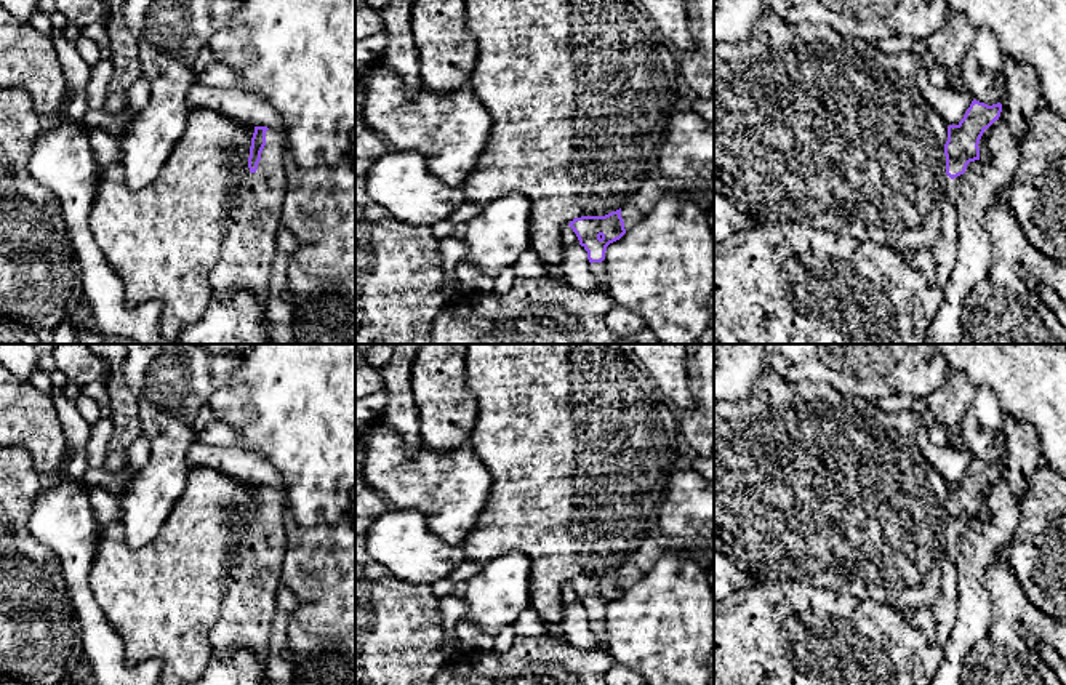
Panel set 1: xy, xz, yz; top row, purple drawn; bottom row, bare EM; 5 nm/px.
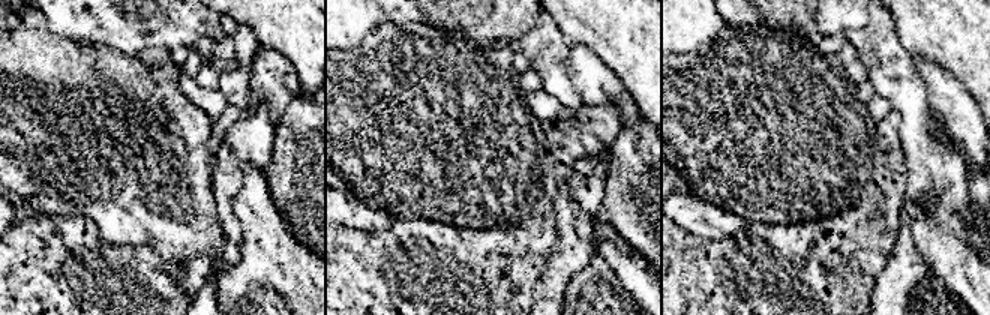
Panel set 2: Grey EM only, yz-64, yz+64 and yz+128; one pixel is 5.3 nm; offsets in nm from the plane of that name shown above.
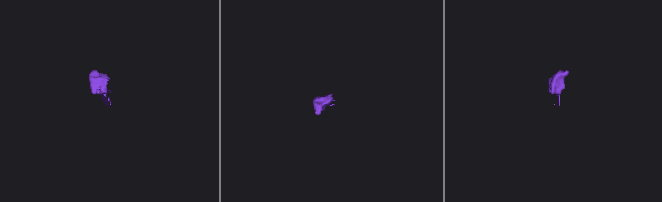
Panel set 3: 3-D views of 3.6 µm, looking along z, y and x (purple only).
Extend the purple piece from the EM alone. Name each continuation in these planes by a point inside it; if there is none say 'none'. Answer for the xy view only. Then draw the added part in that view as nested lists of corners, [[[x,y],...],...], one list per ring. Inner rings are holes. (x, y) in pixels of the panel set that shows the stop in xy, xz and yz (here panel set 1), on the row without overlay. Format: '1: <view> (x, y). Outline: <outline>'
1: xy (256, 572). Outline: [[[269,487],[258,528],[248,533],[229,563],[229,581],[221,616],[210,632],[214,658],[229,661],[237,648],[243,648],[253,651],[262,671],[266,671],[272,619],[277,611],[277,592],[283,586],[285,552],[285,496],[277,488]]]

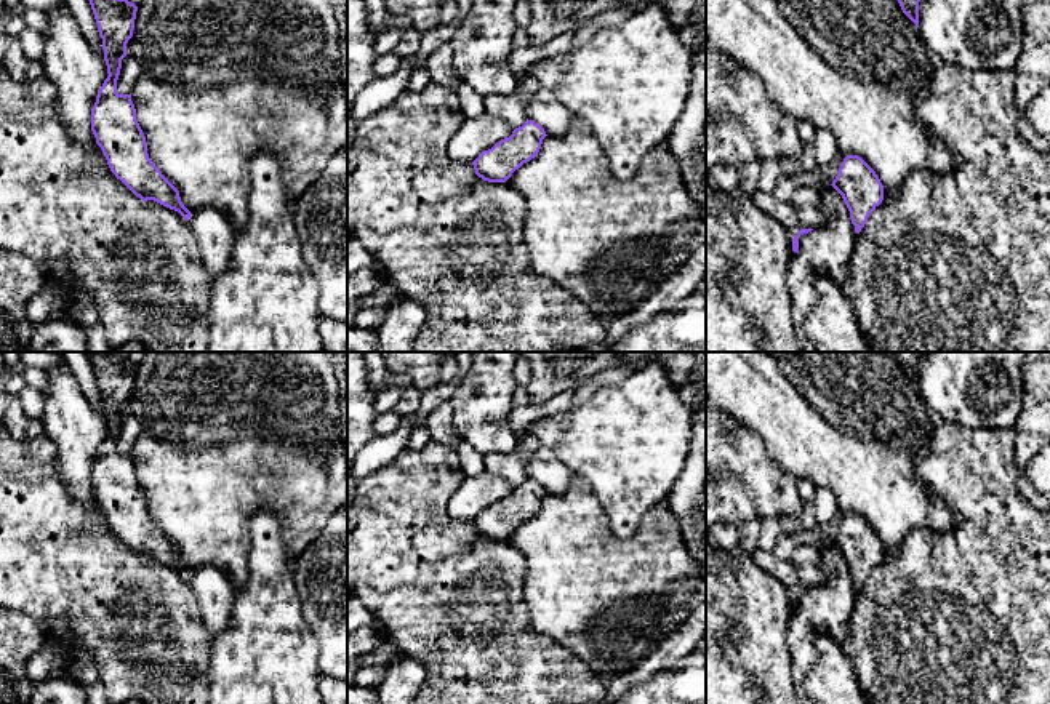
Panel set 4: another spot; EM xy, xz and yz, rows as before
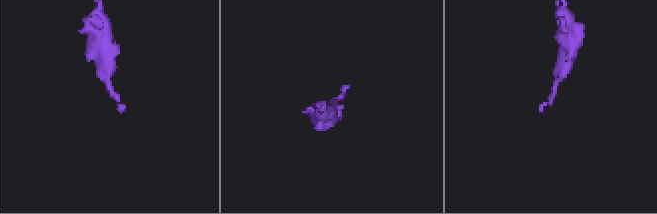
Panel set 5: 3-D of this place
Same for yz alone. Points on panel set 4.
none

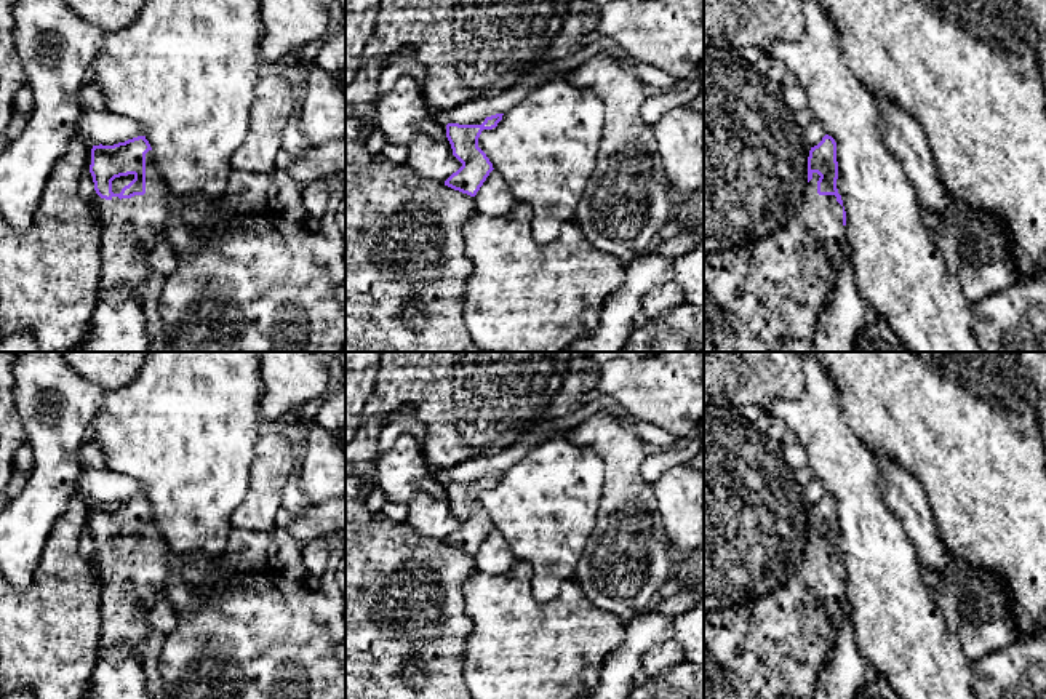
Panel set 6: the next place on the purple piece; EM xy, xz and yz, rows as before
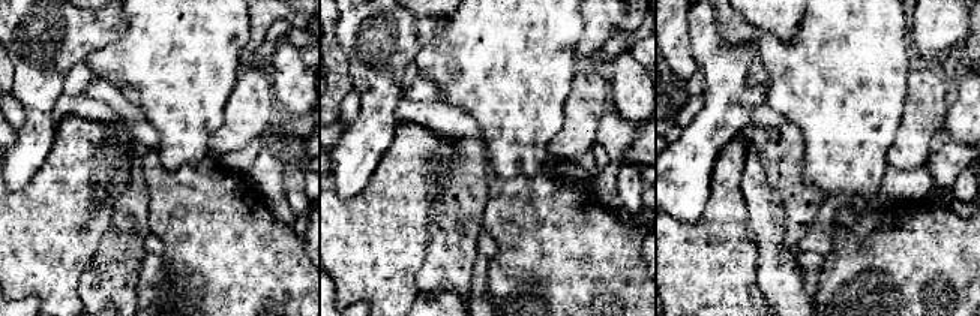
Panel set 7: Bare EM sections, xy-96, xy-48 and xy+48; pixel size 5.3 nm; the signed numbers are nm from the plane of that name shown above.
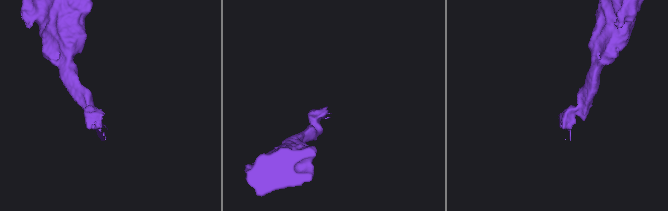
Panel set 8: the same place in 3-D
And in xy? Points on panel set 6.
1: xy (131, 587). Outline: [[[149,509],[146,512],[146,552],[122,557],[122,563],[110,568],[107,573],[99,601],[102,632],[99,637],[98,654],[109,646],[126,645],[139,661],[142,659],[144,640],[152,629],[149,624],[149,613],[165,587],[170,571],[168,558],[166,544],[160,539],[154,523],[152,509]]]

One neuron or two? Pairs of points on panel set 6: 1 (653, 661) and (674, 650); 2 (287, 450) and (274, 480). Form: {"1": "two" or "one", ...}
{"1": "one", "2": "one"}

